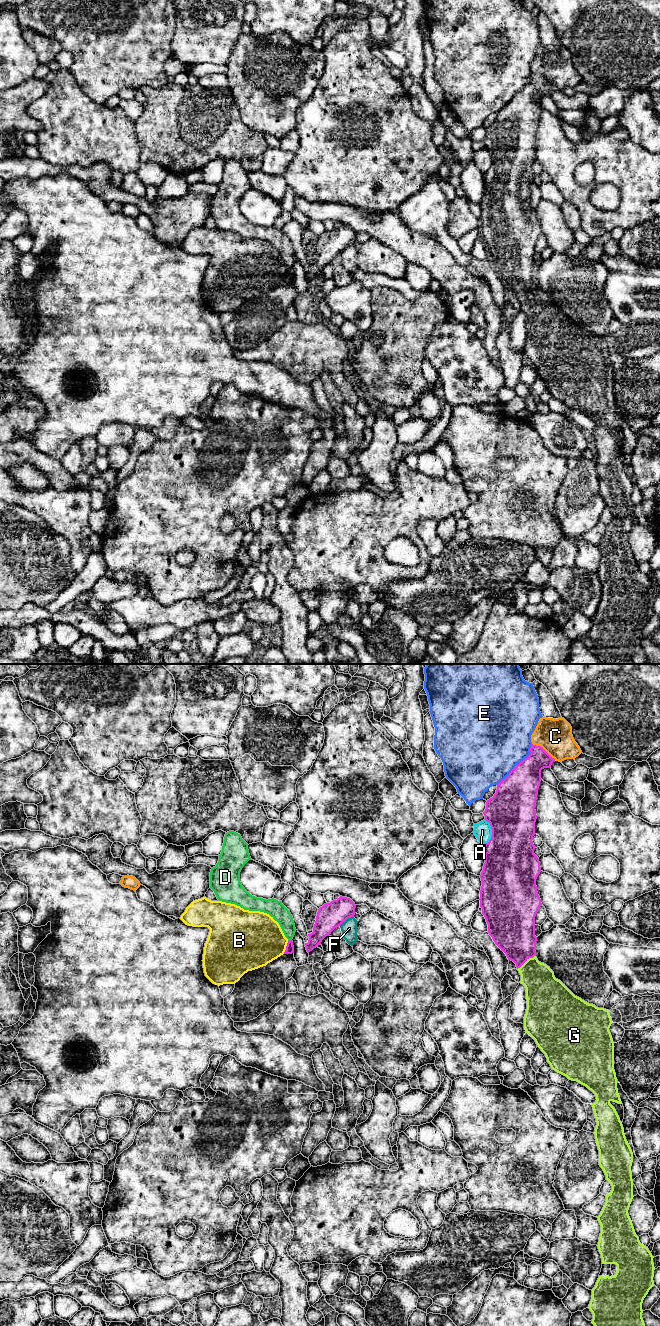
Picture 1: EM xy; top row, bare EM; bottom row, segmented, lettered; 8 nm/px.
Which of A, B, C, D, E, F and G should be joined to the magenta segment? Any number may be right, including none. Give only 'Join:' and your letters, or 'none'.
Join: G

